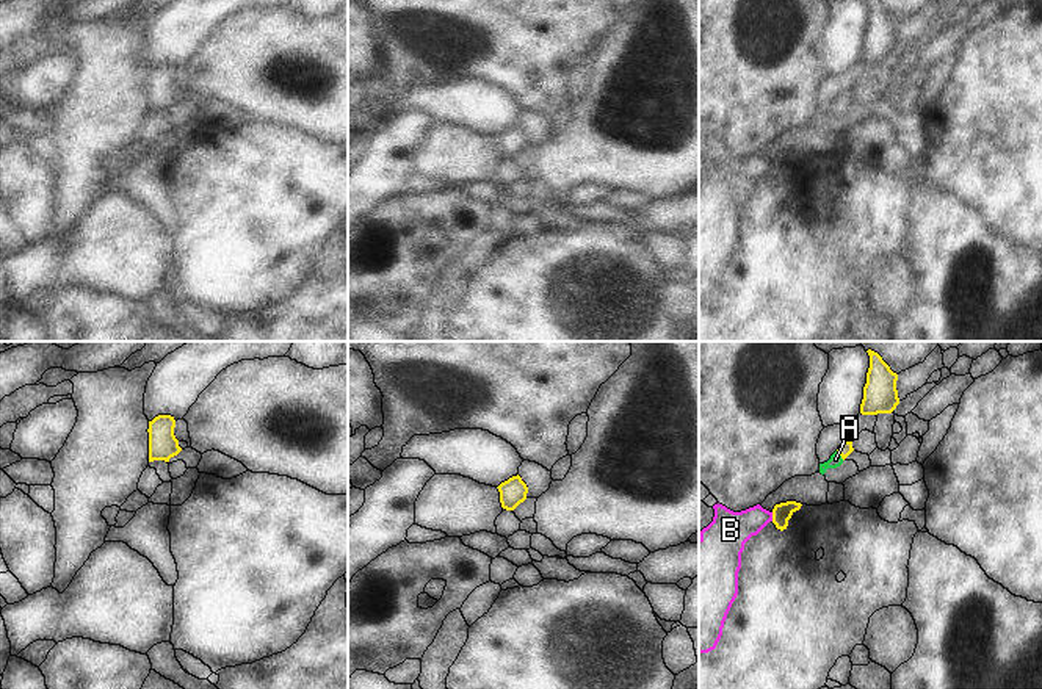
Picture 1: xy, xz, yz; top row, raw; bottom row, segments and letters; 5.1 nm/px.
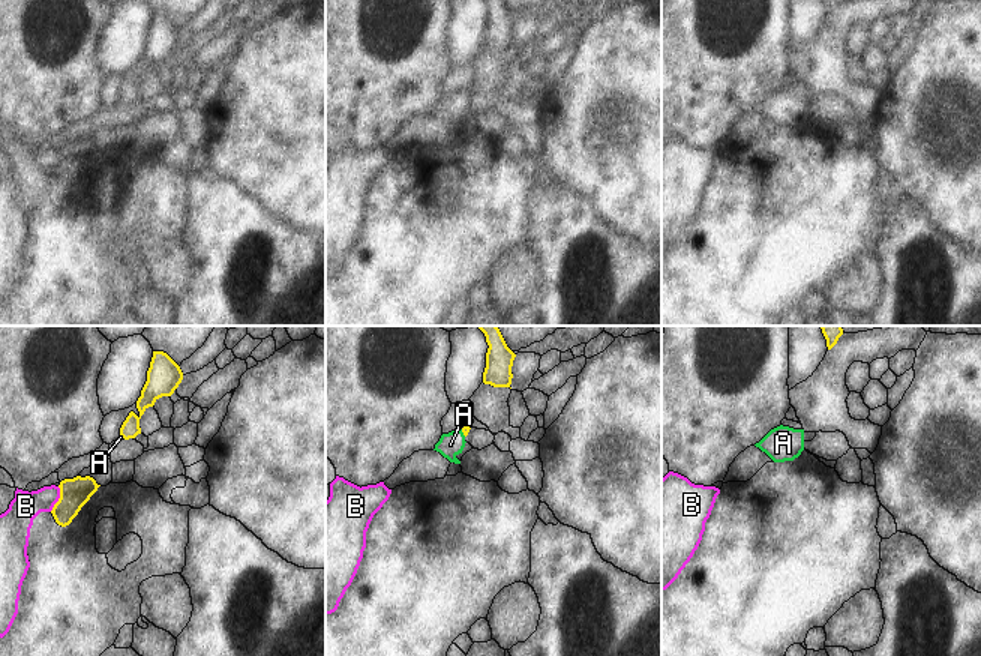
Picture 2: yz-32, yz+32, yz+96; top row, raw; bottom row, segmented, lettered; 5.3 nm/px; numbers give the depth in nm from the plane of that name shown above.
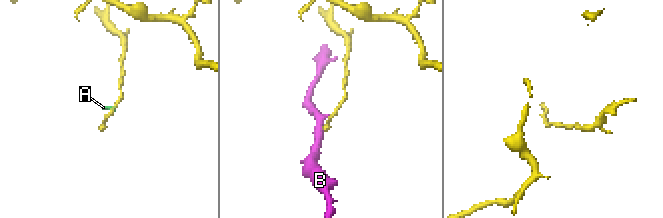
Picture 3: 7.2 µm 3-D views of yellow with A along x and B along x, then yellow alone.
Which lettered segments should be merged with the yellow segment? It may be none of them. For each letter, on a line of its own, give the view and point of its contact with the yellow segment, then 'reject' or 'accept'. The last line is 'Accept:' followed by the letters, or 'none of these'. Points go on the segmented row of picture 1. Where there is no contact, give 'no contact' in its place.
A: meets yellow in yz at (839, 453); accept
B: meets yellow in yz at (773, 517); reject
Accept: A

